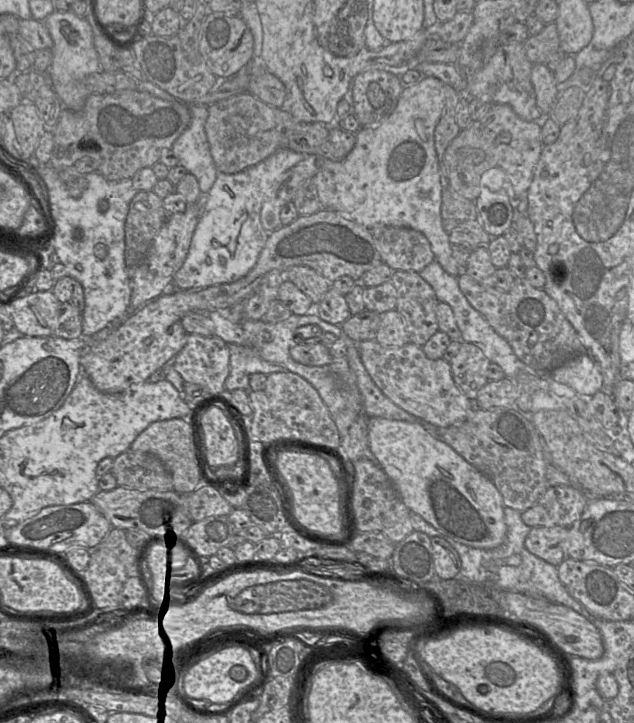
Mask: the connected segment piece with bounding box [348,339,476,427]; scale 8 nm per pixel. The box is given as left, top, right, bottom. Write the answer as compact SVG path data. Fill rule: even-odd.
M375 339L364 340L358 343L350 342L348 344L358 346L361 361L365 369L383 394L408 413L436 426L447 427L464 422L476 408L474 401L465 396L455 384L451 366L447 359L434 360L428 357L421 347L411 342L399 347L383 346Z

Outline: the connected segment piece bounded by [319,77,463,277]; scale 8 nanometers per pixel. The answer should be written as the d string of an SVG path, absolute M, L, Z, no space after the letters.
M424 77L414 85L405 86L393 113L377 126L364 126L356 133L352 151L343 159L319 160L319 168L333 175L335 194L331 209L359 224L372 228L377 224L409 227L420 231L428 239L435 261L452 276L462 273L452 257L449 233L445 230L442 217L442 183L440 160L435 150L435 128L445 107L445 84L434 77Z

